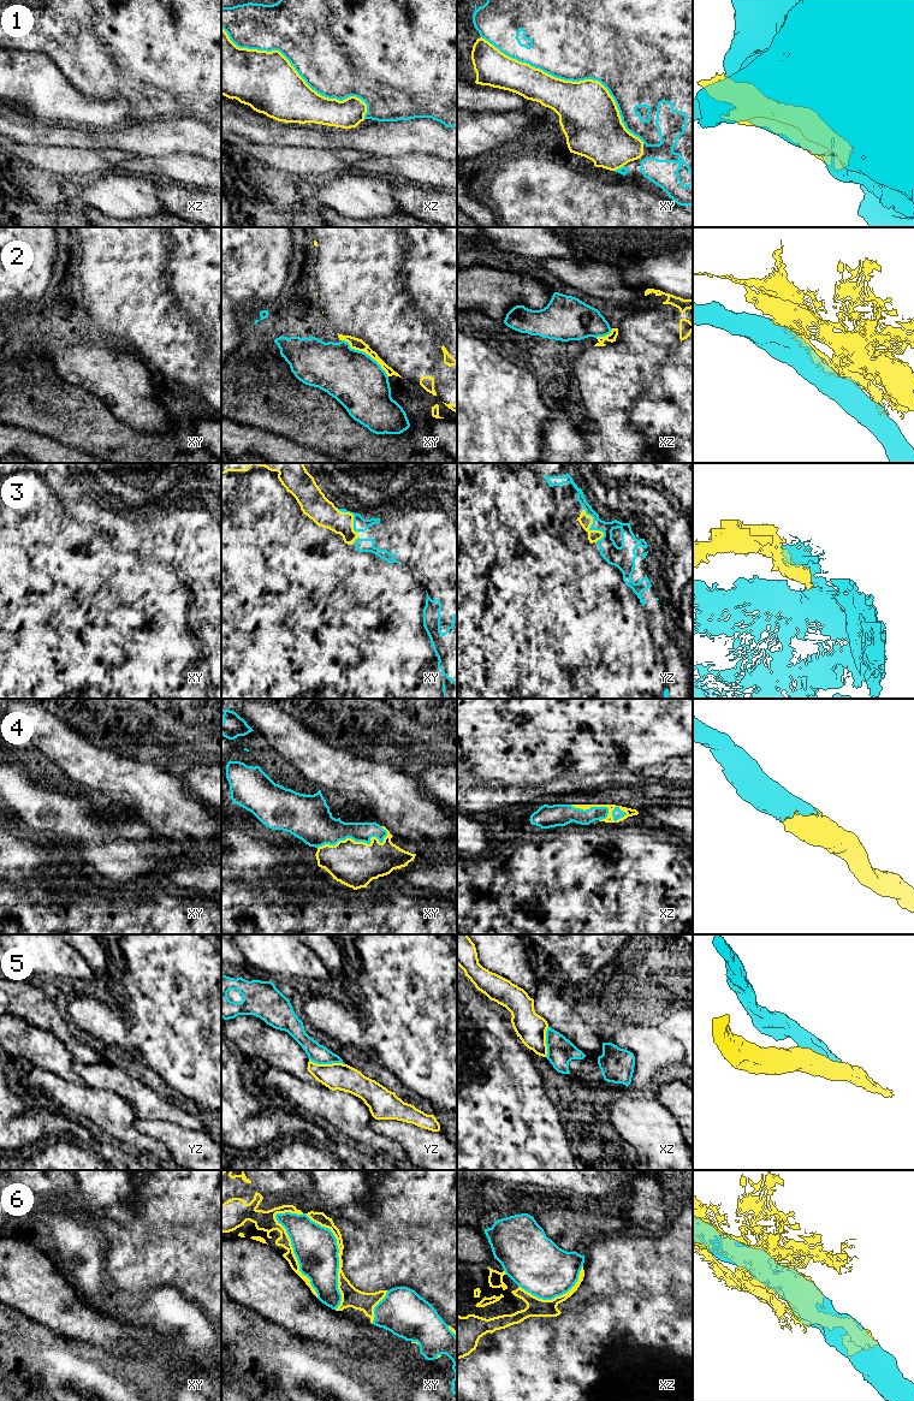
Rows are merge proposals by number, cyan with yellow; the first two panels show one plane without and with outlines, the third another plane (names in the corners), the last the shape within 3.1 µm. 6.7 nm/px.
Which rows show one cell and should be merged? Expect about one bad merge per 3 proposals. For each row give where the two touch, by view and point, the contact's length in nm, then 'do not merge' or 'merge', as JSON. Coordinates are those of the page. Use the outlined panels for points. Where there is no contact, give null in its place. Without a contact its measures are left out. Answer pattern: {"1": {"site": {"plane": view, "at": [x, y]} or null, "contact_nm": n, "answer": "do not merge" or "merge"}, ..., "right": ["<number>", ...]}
{"1": {"site": {"plane": "xy", "at": [573, 81]}, "contact_nm": 1300, "answer": "do not merge"}, "2": {"site": {"plane": "xy", "at": [364, 352]}, "contact_nm": 400, "answer": "do not merge"}, "3": {"site": {"plane": "yz", "at": [591, 529]}, "contact_nm": 240, "answer": "do not merge"}, "4": {"site": {"plane": "xy", "at": [356, 841]}, "contact_nm": 480, "answer": "merge"}, "5": {"site": {"plane": "yz", "at": [327, 1063]}, "contact_nm": 240, "answer": "do not merge"}, "6": {"site": {"plane": "xy", "at": [336, 1244]}, "contact_nm": 750, "answer": "do not merge"}, "right": ["4"]}

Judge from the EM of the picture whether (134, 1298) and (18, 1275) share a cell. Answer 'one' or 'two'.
two

